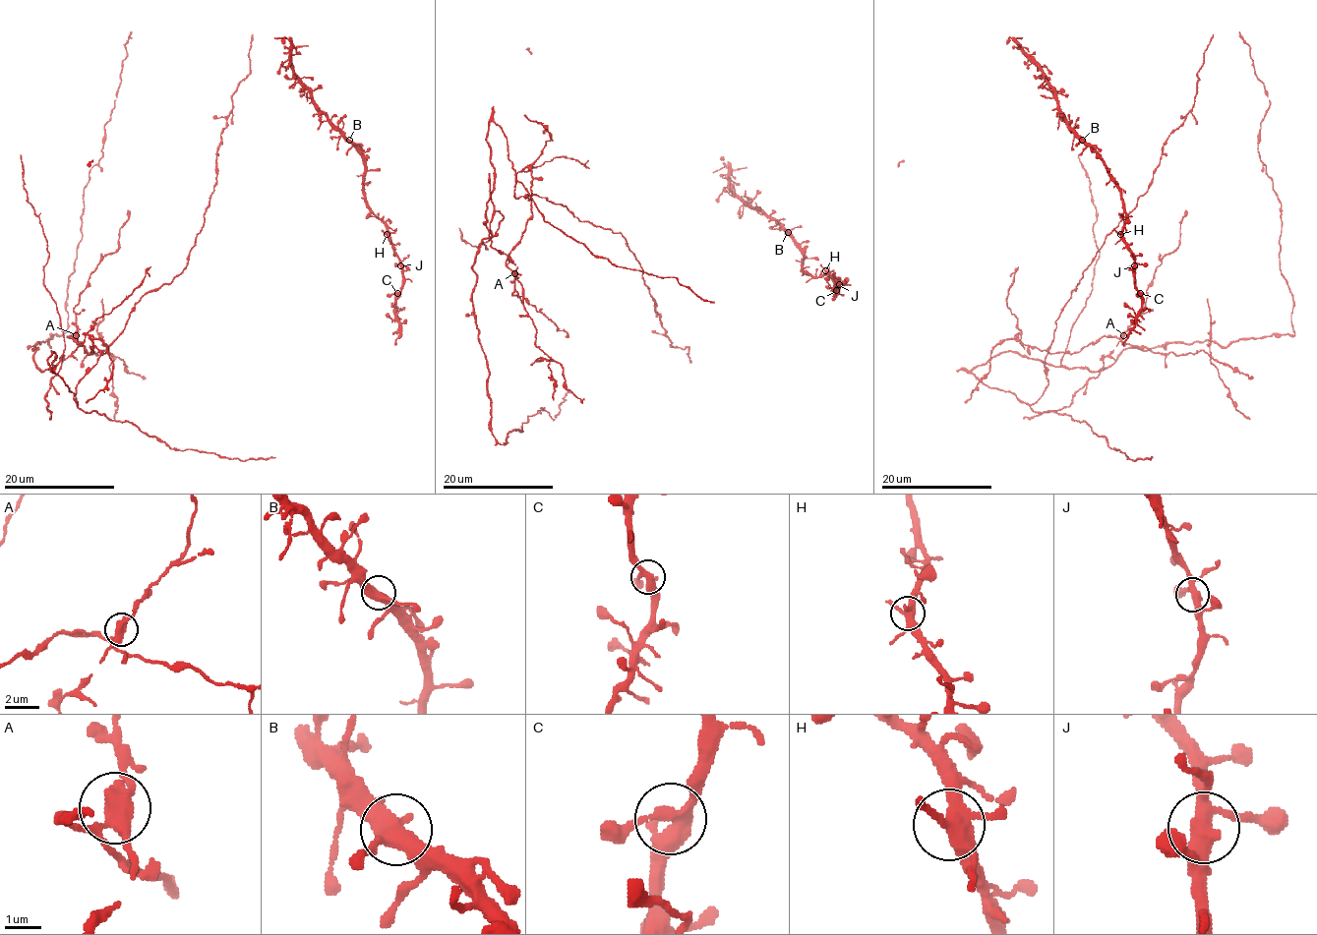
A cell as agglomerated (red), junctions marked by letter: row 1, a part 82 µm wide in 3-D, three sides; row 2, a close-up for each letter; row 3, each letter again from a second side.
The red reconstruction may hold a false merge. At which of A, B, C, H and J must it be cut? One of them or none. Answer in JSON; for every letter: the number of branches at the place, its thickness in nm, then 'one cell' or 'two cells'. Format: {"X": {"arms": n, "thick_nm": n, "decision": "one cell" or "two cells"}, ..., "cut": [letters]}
{"A": {"arms": 4, "thick_nm": 400, "decision": "two cells"}, "B": {"arms": 3, "thick_nm": 420, "decision": "one cell"}, "C": {"arms": 4, "thick_nm": 360, "decision": "one cell"}, "H": {"arms": 4, "thick_nm": 400, "decision": "one cell"}, "J": {"arms": 4, "thick_nm": 380, "decision": "one cell"}, "cut": ["A"]}

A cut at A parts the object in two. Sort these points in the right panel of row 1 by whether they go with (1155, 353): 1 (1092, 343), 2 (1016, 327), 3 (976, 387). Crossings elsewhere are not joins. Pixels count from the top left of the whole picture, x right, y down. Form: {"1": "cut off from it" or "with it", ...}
{"1": "with it", "2": "with it", "3": "with it"}

